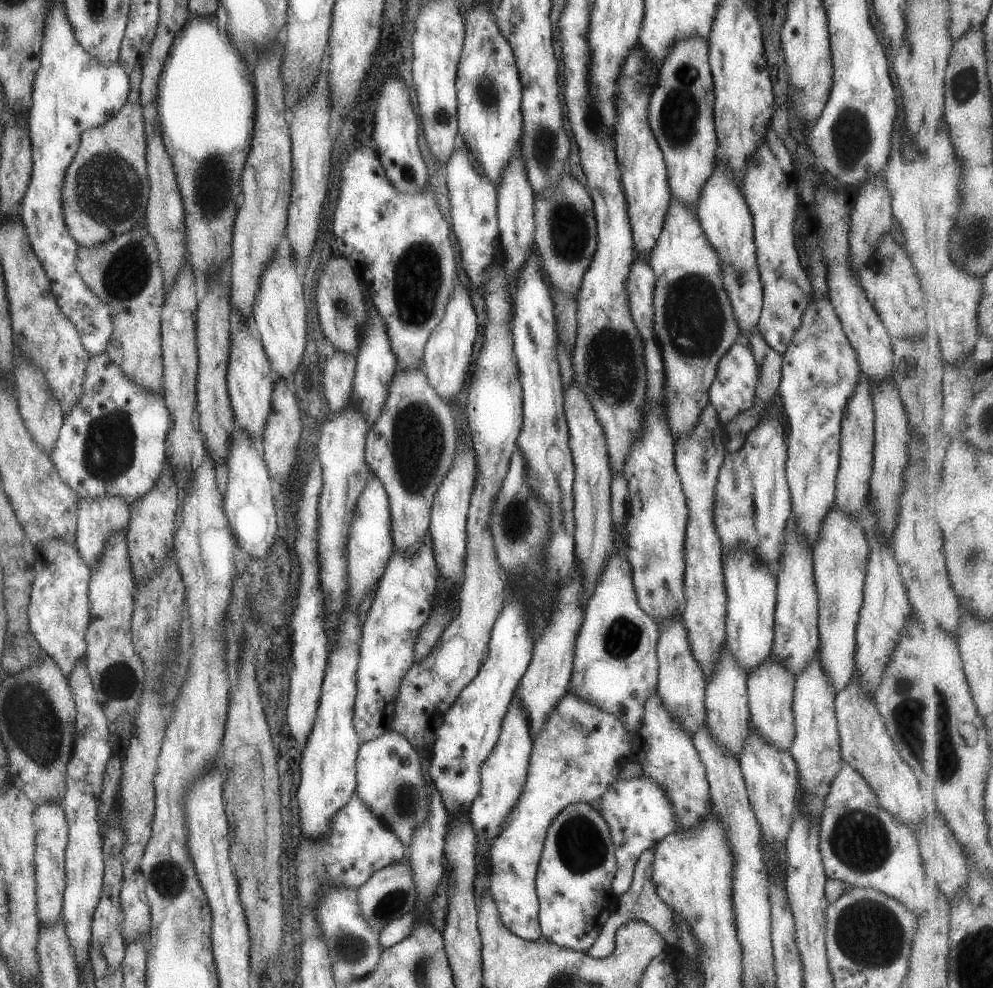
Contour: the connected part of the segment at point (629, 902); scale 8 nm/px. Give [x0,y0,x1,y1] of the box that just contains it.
[586,846,678,959]

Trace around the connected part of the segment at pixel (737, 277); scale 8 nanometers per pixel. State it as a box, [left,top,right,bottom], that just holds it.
[696,162,762,333]

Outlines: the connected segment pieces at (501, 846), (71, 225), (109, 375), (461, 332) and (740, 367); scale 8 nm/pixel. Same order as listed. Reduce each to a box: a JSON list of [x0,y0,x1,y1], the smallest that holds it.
[[487,690,630,941],[61,67,150,247],[49,353,169,505],[422,284,477,405],[708,340,758,426]]

